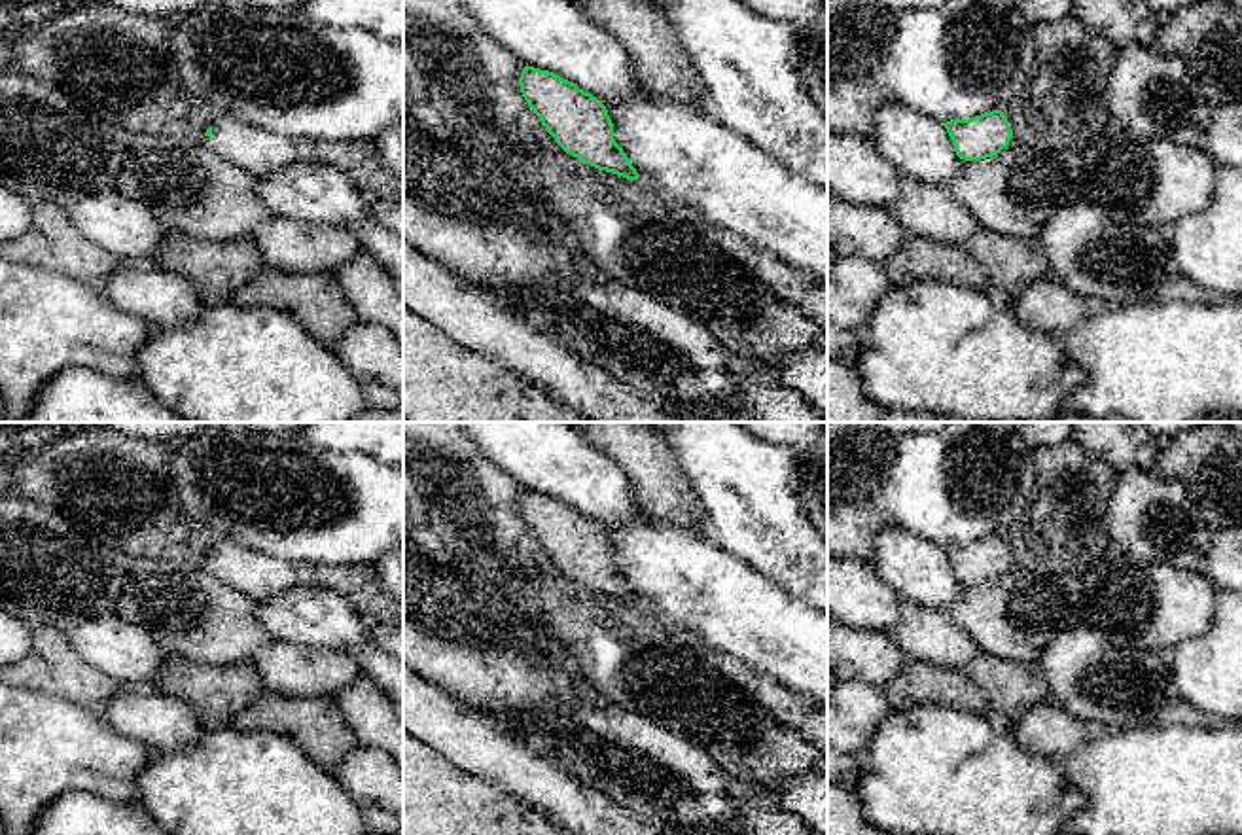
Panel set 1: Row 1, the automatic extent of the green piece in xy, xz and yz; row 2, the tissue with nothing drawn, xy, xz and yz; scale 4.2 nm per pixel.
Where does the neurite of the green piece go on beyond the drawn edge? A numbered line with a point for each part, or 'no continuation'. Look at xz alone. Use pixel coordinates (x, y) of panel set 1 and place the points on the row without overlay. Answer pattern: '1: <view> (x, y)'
1: xz (798, 712)

